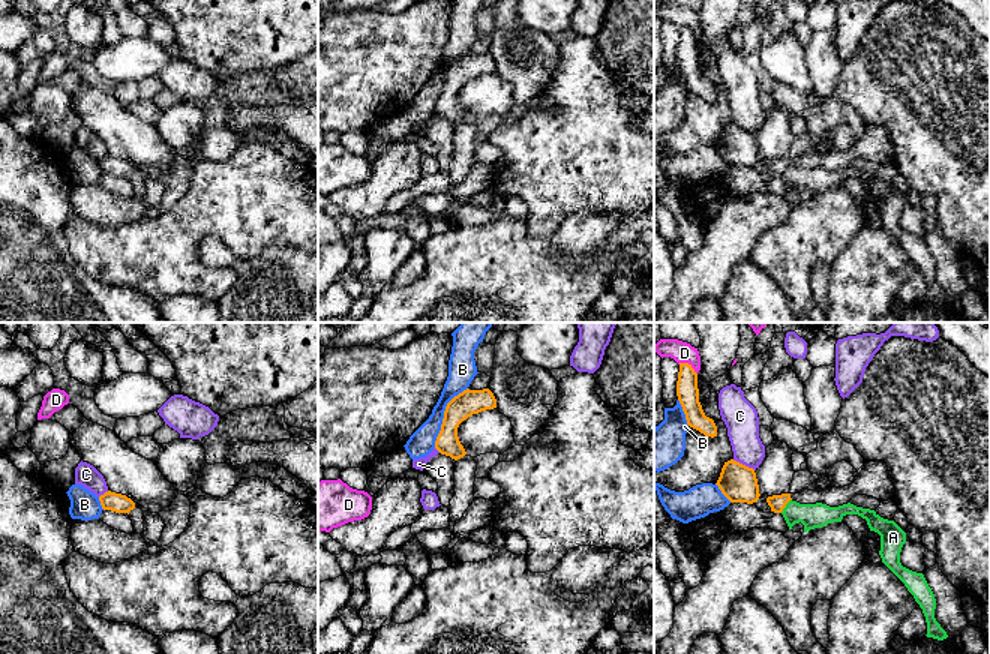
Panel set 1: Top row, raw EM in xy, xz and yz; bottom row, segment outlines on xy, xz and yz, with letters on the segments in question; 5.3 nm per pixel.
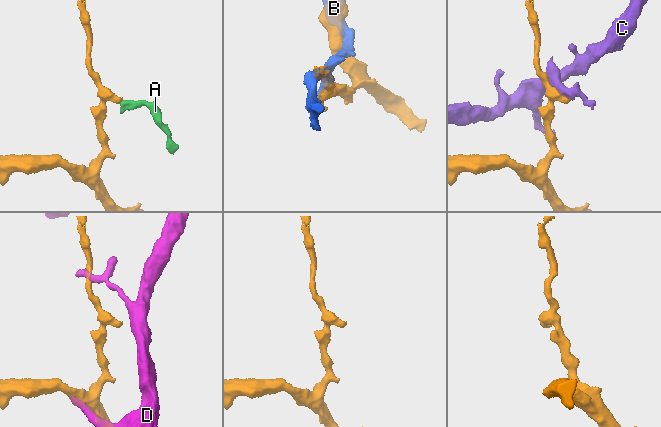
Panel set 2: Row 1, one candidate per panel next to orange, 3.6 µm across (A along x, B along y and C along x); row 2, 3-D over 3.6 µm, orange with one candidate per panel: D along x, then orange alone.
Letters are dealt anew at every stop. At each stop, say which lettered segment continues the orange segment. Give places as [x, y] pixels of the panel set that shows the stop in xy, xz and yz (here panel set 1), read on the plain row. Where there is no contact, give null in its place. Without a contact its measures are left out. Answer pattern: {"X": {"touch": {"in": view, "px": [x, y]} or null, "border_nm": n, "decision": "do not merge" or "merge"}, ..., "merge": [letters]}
{"A": {"touch": {"in": "yz", "px": [785, 170]}, "border_nm": 100, "decision": "do not merge"}, "B": {"touch": {"in": "xz", "px": [444, 80]}, "border_nm": 380, "decision": "do not merge"}, "C": {"touch": {"in": "yz", "px": [741, 128]}, "border_nm": 130, "decision": "do not merge"}, "D": {"touch": {"in": "yz", "px": [689, 29]}, "border_nm": 120, "decision": "do not merge"}, "merge": []}

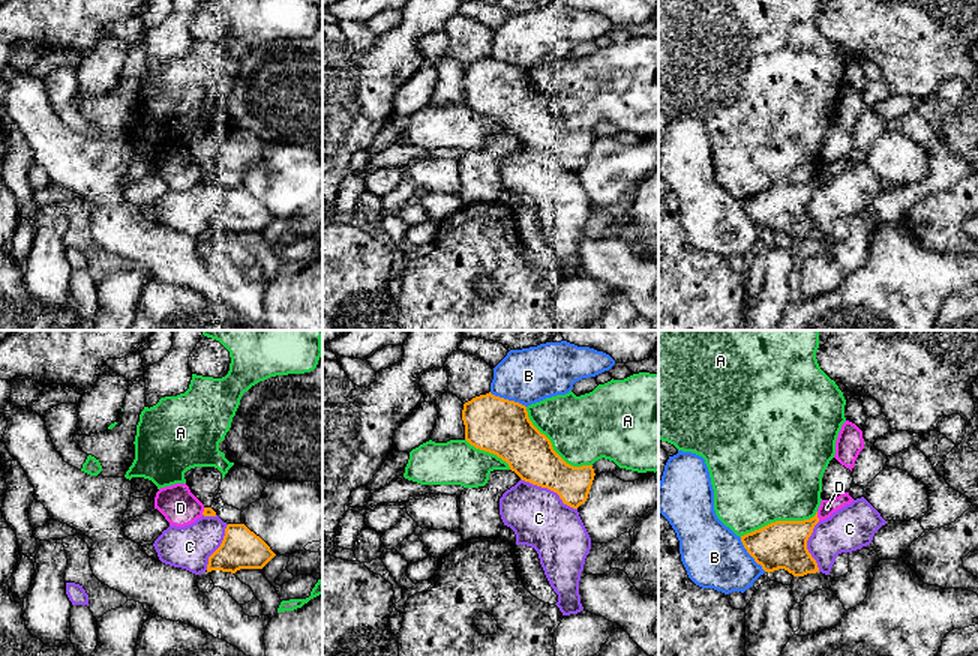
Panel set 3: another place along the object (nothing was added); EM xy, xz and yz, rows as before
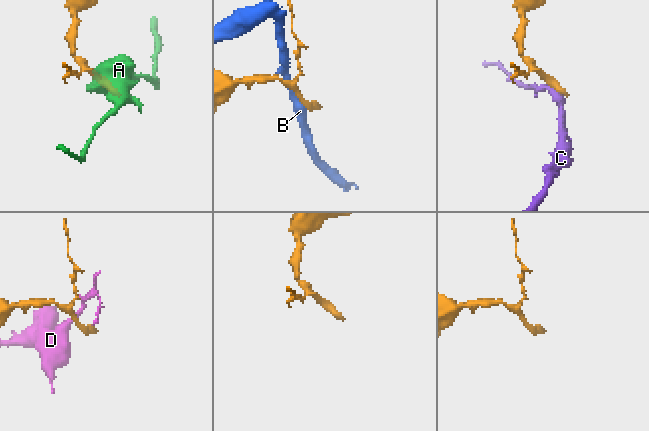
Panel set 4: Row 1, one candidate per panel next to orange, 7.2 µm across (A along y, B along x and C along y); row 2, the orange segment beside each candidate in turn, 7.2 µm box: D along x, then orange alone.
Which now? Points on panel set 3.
{"A": {"touch": {"in": "xz", "px": [552, 111]}, "border_nm": 480, "decision": "do not merge"}, "B": {"touch": {"in": "xz", "px": [507, 63]}, "border_nm": 220, "decision": "do not merge"}, "C": {"touch": {"in": "xz", "px": [549, 152]}, "border_nm": 340, "decision": "do not merge"}, "D": {"touch": {"in": "yz", "px": [816, 180]}, "border_nm": 50, "decision": "do not merge"}, "merge": []}

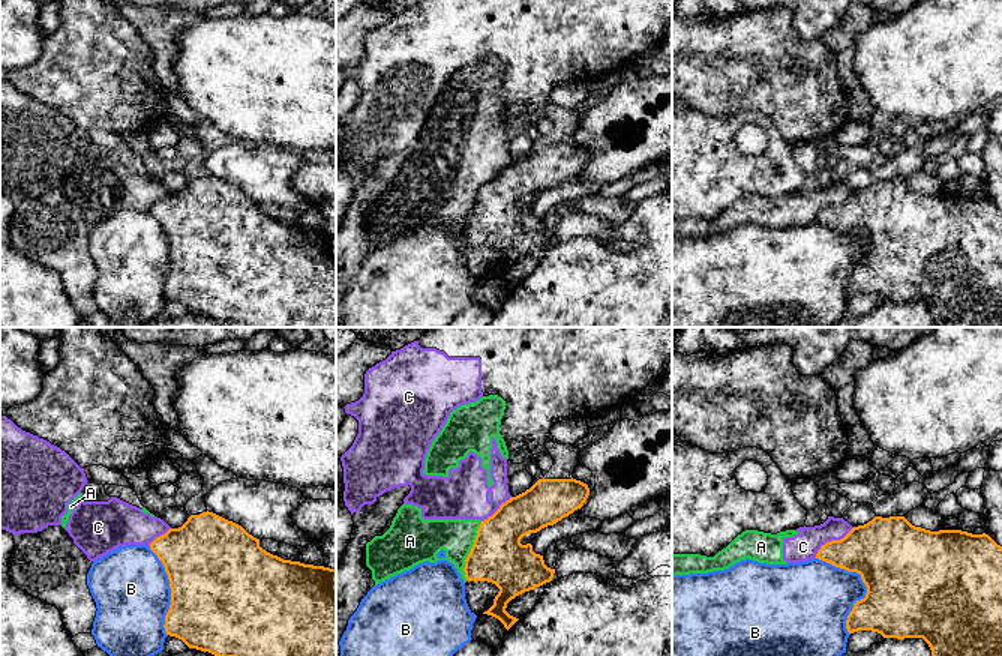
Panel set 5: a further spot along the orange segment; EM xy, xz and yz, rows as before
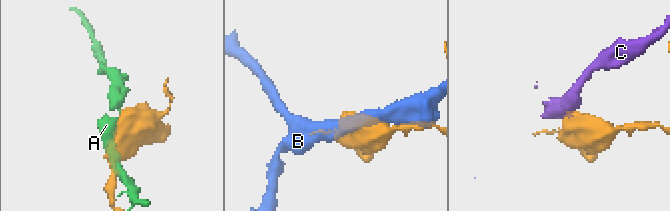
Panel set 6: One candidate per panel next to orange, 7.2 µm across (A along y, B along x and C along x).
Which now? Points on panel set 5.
{"A": {"touch": {"in": "xz", "px": [470, 215]}, "border_nm": 340, "decision": "do not merge"}, "B": {"touch": {"in": "yz", "px": [864, 246]}, "border_nm": 460, "decision": "do not merge"}, "C": {"touch": {"in": "yz", "px": [831, 204]}, "border_nm": 280, "decision": "do not merge"}, "merge": []}

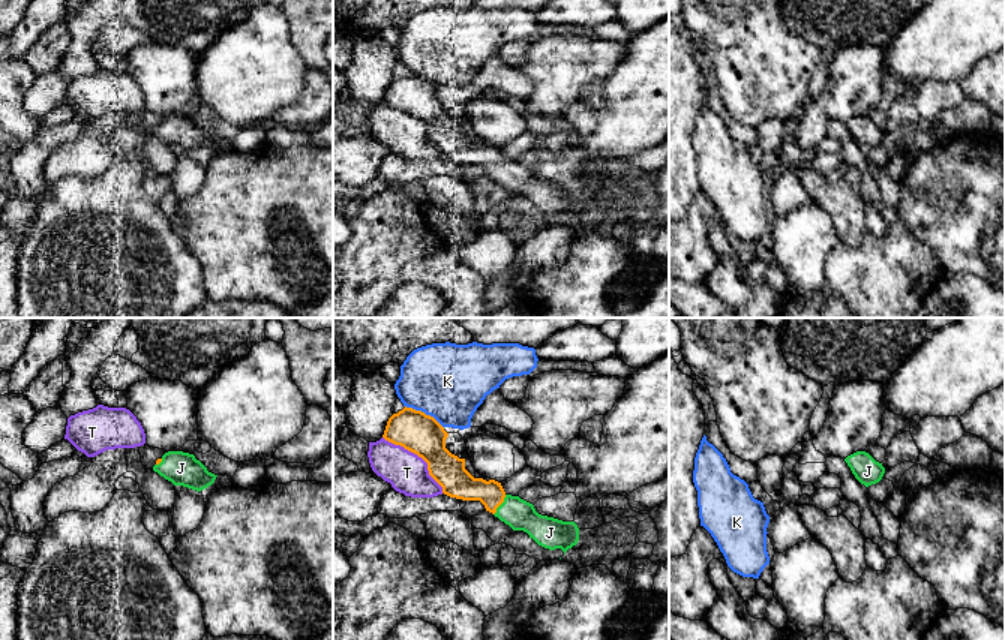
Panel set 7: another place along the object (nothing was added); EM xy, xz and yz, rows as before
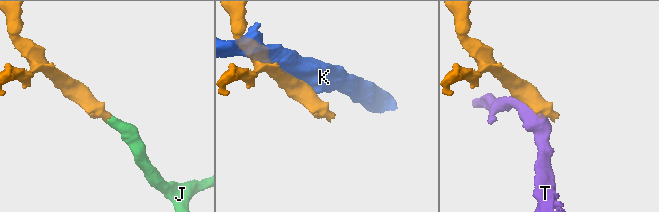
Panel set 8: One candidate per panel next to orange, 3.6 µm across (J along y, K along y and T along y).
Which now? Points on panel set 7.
{"J": {"touch": {"in": "xz", "px": [500, 168]}, "border_nm": 130, "decision": "merge"}, "K": {"touch": {"in": "xz", "px": [423, 77]}, "border_nm": 240, "decision": "do not merge"}, "T": {"touch": {"in": "xz", "px": [419, 120]}, "border_nm": 440, "decision": "do not merge"}, "merge": ["J"]}

